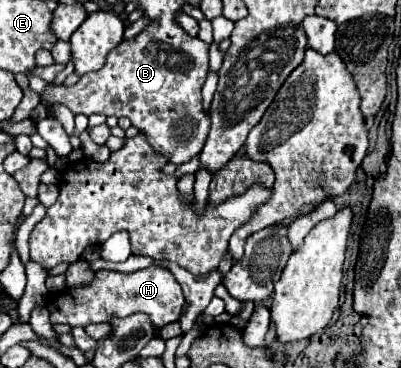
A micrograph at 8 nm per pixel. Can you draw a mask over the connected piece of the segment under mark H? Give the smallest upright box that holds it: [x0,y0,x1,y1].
[47,266,183,328]

